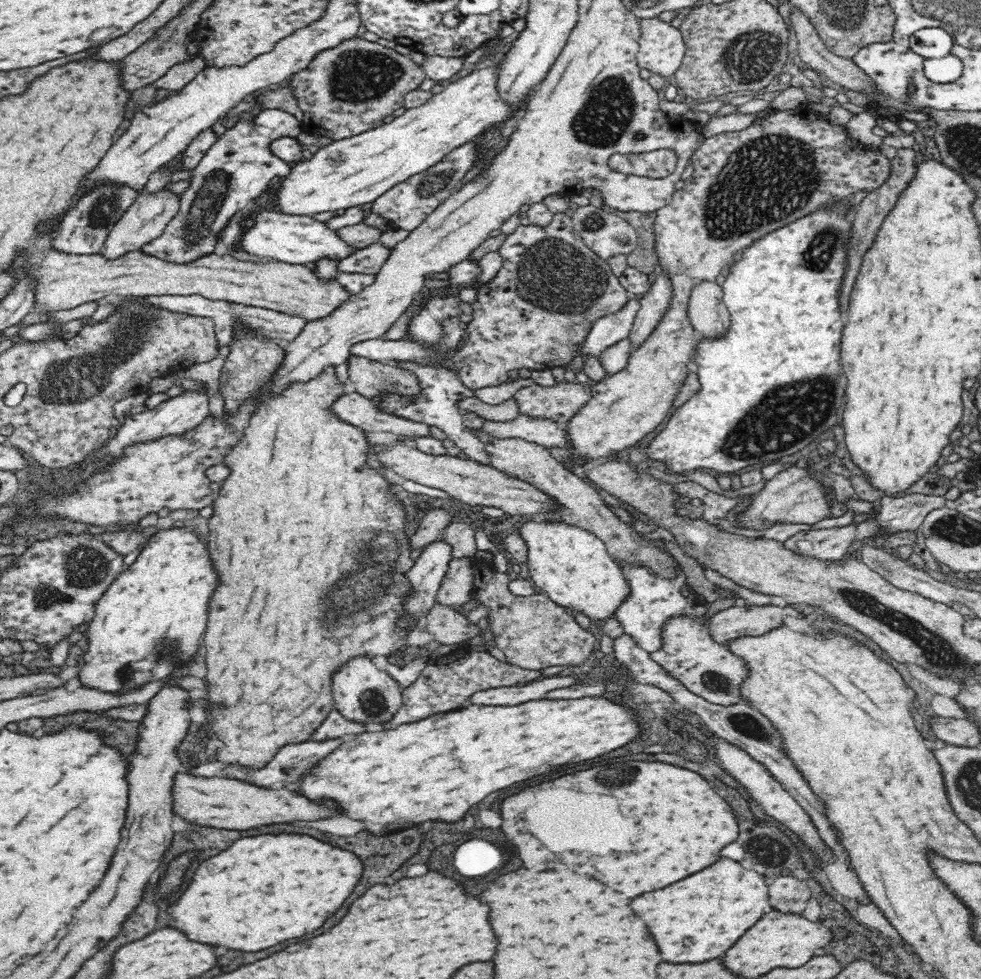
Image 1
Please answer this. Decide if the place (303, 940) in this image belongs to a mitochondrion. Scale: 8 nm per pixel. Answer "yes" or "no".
no

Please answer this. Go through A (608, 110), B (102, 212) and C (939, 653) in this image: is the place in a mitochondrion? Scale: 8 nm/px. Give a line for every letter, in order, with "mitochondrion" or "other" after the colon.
A: mitochondrion
B: mitochondrion
C: mitochondrion

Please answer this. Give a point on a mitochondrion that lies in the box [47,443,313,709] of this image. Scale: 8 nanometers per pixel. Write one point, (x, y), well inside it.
(169, 647)

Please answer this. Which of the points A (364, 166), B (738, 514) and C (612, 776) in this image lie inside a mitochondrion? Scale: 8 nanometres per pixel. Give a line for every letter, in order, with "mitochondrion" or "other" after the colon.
A: other
B: other
C: mitochondrion

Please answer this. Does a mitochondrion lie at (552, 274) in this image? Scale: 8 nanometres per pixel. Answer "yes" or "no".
yes

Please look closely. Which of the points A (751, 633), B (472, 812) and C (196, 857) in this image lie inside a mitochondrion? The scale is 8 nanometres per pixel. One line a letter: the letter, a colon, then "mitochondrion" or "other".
A: other
B: other
C: other

